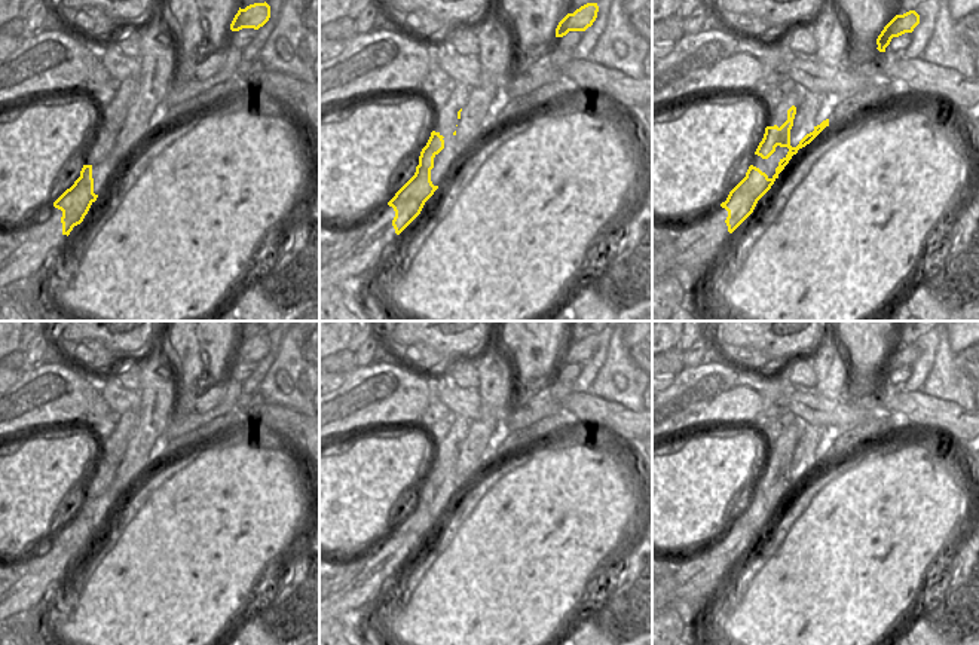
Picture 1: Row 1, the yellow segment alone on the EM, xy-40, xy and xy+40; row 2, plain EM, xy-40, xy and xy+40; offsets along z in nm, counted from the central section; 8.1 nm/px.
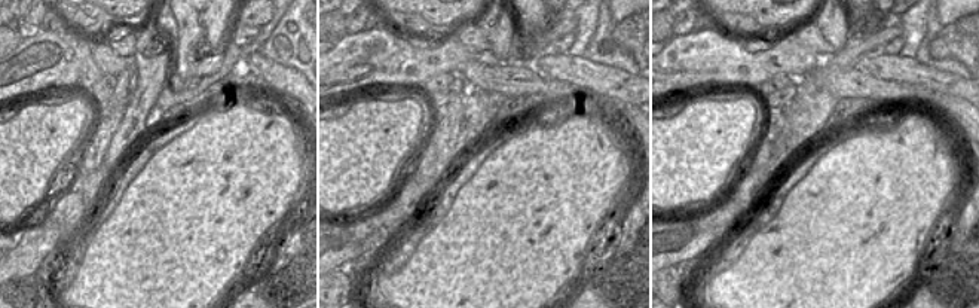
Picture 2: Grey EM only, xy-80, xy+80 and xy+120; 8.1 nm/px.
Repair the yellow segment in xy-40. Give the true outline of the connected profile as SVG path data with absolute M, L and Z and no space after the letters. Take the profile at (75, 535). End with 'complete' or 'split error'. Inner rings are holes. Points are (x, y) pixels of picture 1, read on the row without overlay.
M83 498L74 517L53 535L53 539L62 544L62 568L68 569L73 560L83 554L97 531L98 528L94 526L92 498Z; complete

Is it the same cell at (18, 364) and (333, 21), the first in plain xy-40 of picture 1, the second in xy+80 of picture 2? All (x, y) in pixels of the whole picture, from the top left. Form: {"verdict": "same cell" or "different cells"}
{"verdict": "same cell"}

